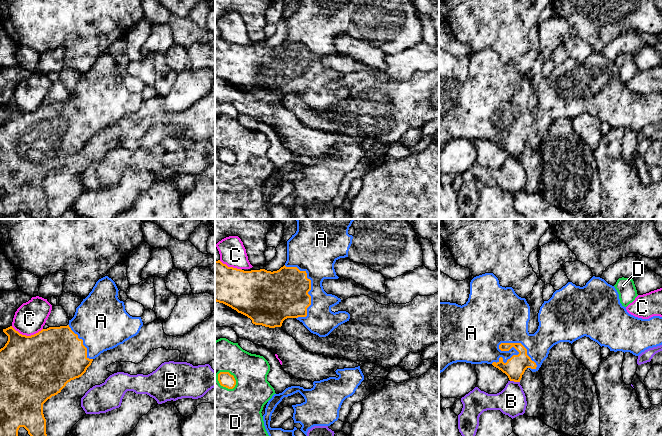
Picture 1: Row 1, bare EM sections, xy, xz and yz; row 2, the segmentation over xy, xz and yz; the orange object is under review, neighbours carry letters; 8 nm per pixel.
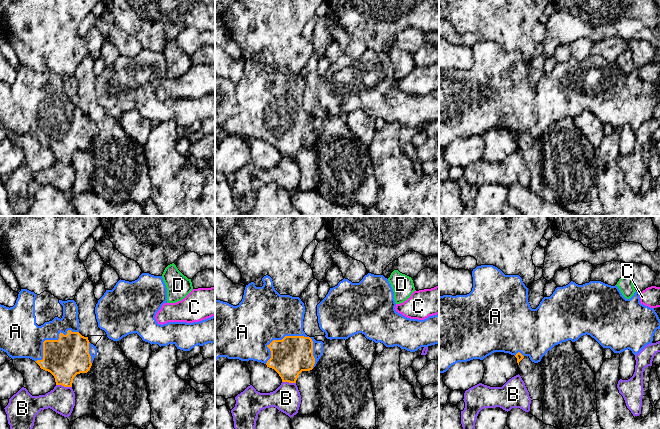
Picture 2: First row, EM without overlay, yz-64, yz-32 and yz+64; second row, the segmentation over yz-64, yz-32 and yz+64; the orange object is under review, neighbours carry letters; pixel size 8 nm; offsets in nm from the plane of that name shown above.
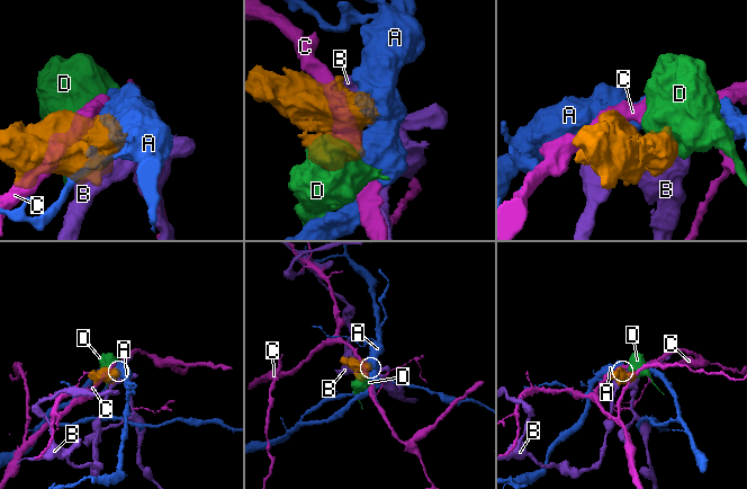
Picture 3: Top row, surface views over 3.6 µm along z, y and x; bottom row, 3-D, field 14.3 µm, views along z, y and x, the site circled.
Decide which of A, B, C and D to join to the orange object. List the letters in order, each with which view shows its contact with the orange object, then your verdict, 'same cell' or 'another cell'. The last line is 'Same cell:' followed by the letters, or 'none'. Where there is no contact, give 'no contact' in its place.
A: yz | same cell
B: yz | another cell
C: xy | another cell
D: xz | another cell
Same cell: A

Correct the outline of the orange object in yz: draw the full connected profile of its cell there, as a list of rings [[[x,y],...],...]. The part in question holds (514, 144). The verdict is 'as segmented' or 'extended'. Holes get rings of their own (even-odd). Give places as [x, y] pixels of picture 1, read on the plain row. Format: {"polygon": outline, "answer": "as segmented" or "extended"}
{"polygon": [[[493,49],[474,53],[470,58],[470,70],[464,81],[439,77],[439,150],[449,141],[457,138],[471,140],[492,140],[505,149],[510,157],[520,158],[528,144],[536,148],[548,133],[549,126],[560,118],[573,119],[586,112],[610,127],[630,128],[639,132],[649,124],[662,121],[662,93],[653,92],[642,95],[629,90],[620,79],[619,70],[614,62],[604,55],[593,52],[585,62],[568,58],[556,66],[548,77],[544,77],[538,89],[539,102],[534,110],[528,108],[530,82],[525,74],[519,73],[512,63],[502,63]]], "answer": "extended"}

